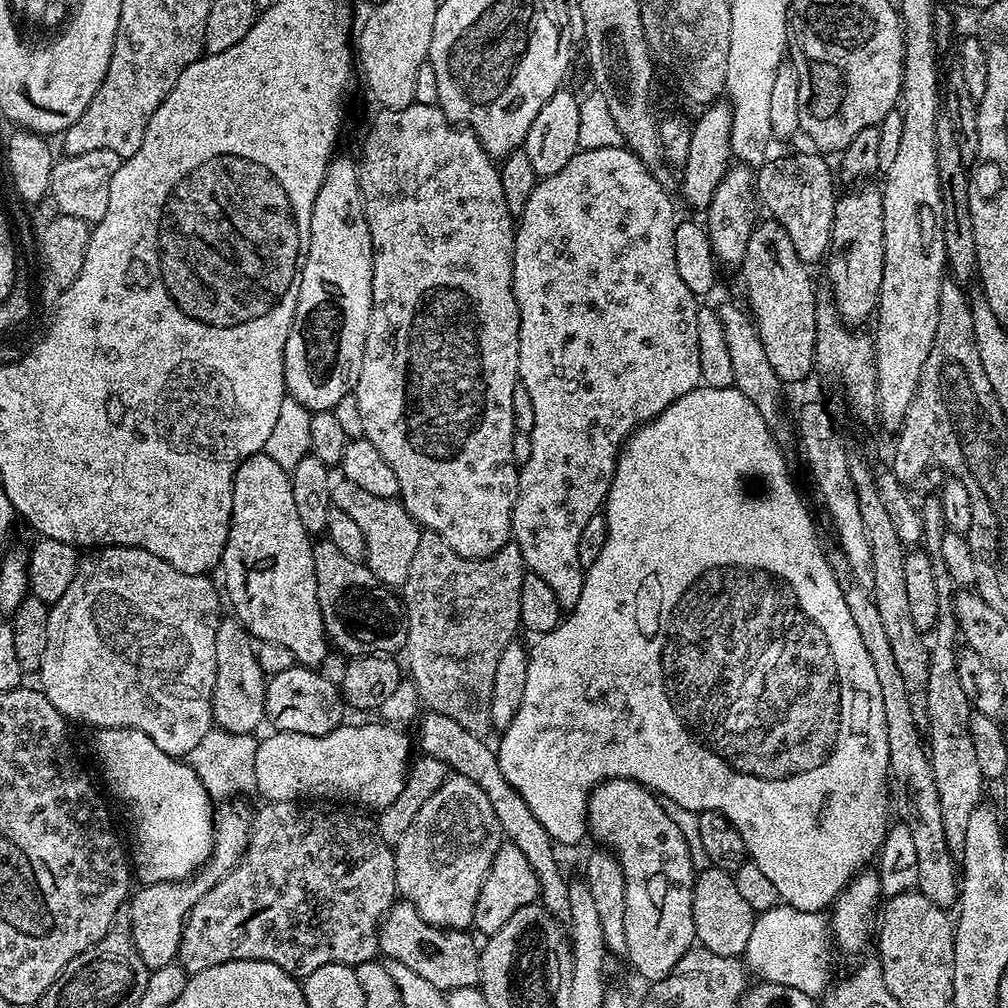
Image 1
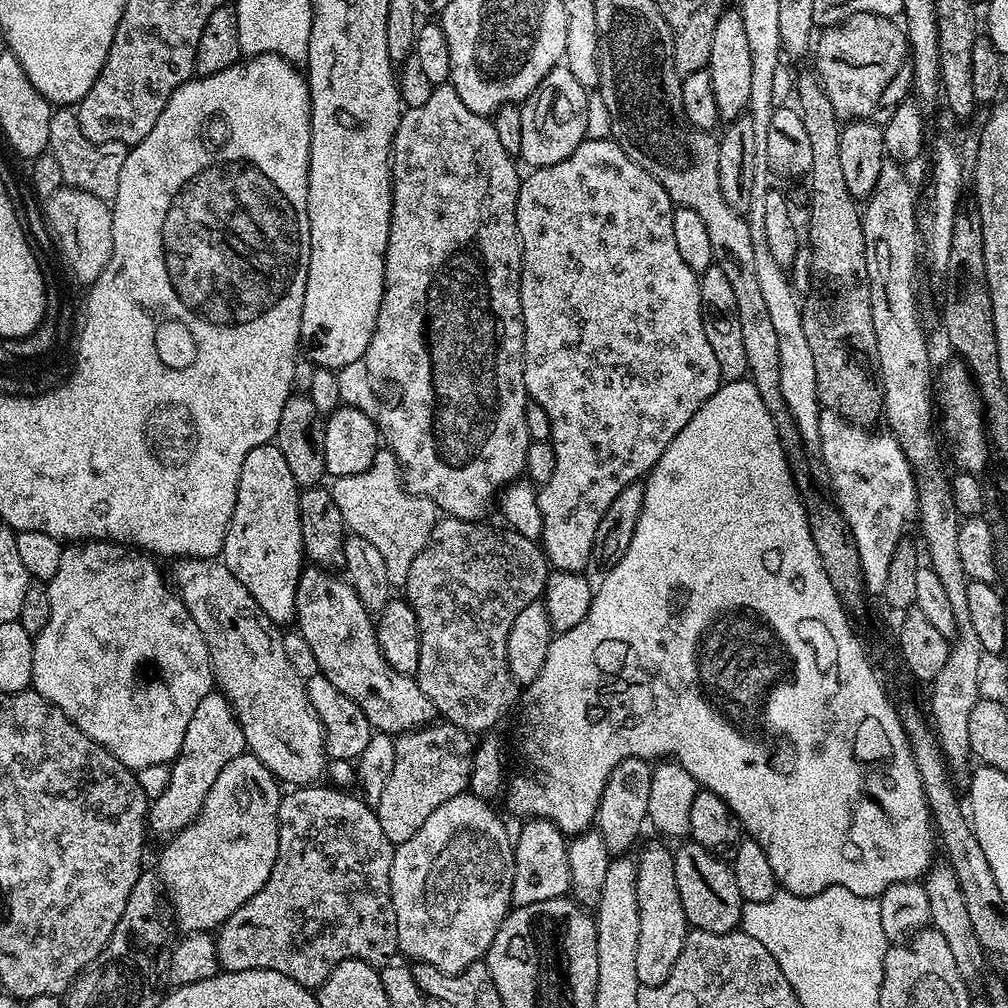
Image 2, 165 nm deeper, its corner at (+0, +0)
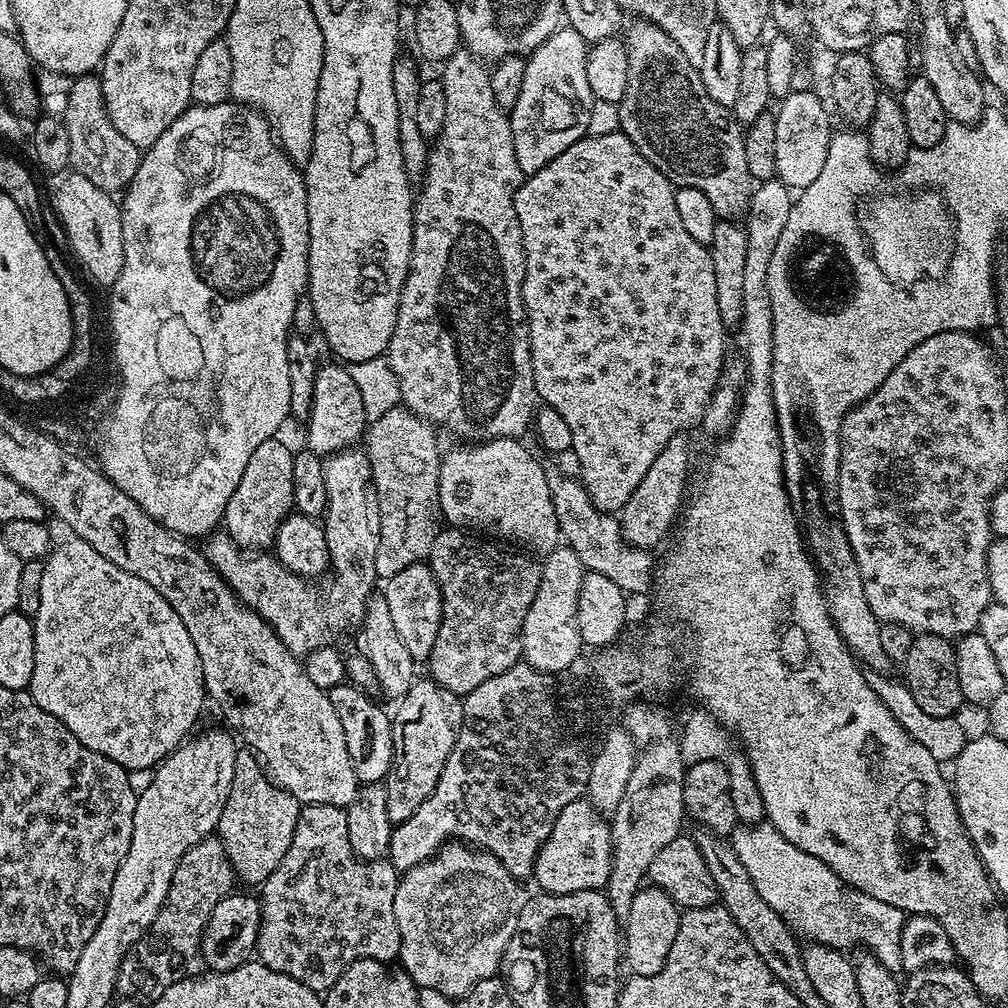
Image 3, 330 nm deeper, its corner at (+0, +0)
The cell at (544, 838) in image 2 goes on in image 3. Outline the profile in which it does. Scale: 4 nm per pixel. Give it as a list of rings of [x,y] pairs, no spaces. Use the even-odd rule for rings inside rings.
[[[586,798],[570,802],[558,814],[550,838],[540,847],[536,859],[534,880],[540,883],[539,891],[549,896],[574,894],[582,890],[604,890],[608,887],[612,869],[612,829],[596,807]]]

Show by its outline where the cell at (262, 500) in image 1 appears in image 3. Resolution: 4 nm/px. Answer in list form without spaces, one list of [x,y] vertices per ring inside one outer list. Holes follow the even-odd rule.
[[[280,438],[262,442],[262,446],[250,454],[250,462],[246,462],[246,470],[242,470],[242,482],[234,486],[234,494],[230,494],[230,502],[226,502],[222,521],[223,531],[240,548],[268,550],[273,547],[278,528],[294,508],[293,455],[293,449],[288,449]]]

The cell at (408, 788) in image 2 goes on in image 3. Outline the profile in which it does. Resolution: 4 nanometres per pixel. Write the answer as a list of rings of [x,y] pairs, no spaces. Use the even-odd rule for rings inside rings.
[[[420,678],[395,708],[392,716],[392,768],[386,777],[386,814],[390,814],[393,826],[406,822],[406,818],[410,818],[410,814],[434,794],[446,758],[450,758],[450,750],[454,750],[454,742],[458,742],[458,734],[464,725],[464,701],[435,680]]]

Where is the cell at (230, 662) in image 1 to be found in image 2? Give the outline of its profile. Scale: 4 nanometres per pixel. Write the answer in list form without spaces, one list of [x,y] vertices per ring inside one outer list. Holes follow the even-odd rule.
[[[213,690],[198,702],[194,714],[190,718],[190,726],[186,726],[186,738],[182,738],[182,750],[171,765],[170,782],[165,793],[151,801],[148,809],[147,827],[156,832],[175,834],[192,823],[202,810],[202,802],[206,794],[210,794],[210,786],[222,774],[222,766],[230,762],[230,758],[245,755],[246,745],[242,726],[234,714],[232,704],[224,697],[224,693]]]

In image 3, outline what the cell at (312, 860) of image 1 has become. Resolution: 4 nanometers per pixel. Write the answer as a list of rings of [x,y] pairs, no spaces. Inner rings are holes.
[[[329,804],[303,805],[298,814],[298,826],[294,826],[294,838],[290,842],[290,850],[286,850],[286,858],[282,858],[282,862],[276,867],[274,874],[270,874],[270,878],[266,878],[262,885],[264,896],[262,895],[260,906],[260,929],[258,930],[255,950],[259,963],[265,964],[267,968],[278,974],[286,974],[290,978],[302,982],[302,986],[306,986],[318,994],[323,994],[328,991],[330,986],[334,986],[334,982],[338,982],[338,978],[342,978],[344,971],[354,962],[359,960],[392,962],[400,955],[398,922],[394,918],[394,894],[396,893],[398,873],[392,861],[387,858],[367,862],[356,858],[354,850],[350,846],[350,830],[346,830],[347,817],[347,811],[338,806],[330,806]]]

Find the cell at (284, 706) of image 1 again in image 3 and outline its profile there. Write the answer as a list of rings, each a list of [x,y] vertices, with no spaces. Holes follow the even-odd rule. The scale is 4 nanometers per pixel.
[[[351,682],[334,686],[329,690],[330,702],[334,702],[334,711],[342,721],[342,730],[346,737],[346,750],[350,750],[350,762],[354,762],[356,779],[361,785],[379,784],[387,777],[392,768],[392,751],[394,738],[392,737],[392,716],[384,713],[369,693],[363,688],[357,688]]]

